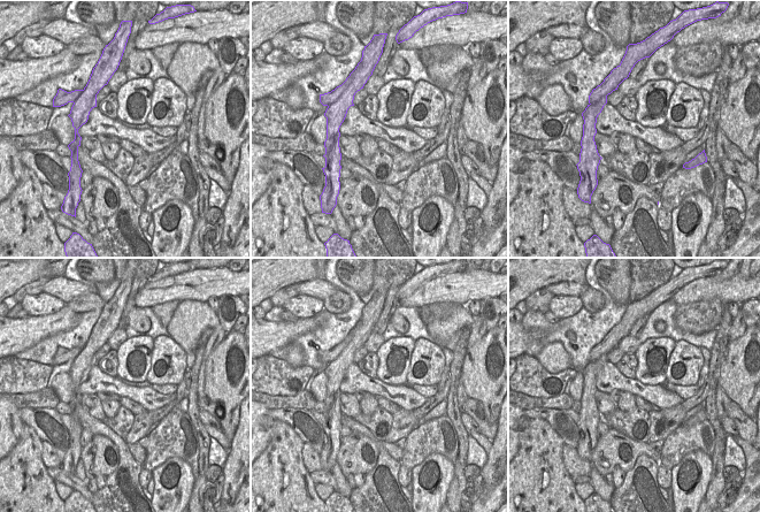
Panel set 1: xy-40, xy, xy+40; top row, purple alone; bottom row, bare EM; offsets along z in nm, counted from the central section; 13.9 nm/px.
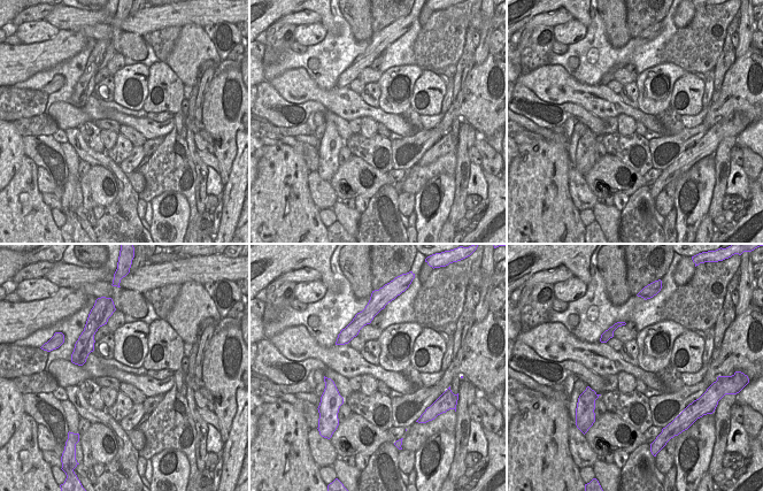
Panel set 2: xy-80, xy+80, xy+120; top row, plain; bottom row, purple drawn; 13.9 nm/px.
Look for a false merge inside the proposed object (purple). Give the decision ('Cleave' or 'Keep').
Cleave.

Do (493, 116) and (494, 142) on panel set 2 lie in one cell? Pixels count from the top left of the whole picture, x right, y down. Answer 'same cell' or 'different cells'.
different cells

